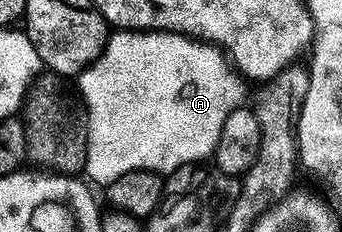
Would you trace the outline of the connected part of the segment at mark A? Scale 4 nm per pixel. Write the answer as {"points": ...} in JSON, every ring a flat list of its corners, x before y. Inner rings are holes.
{"points":[[117,30,110,33,100,56,76,75,75,82,89,113,83,174,90,183,98,182,101,188,111,185,127,172,146,170,158,176,168,176,180,166,212,159,217,153,219,132,223,132,227,116,242,109,246,86,218,47,183,34,170,34,167,30]]}

